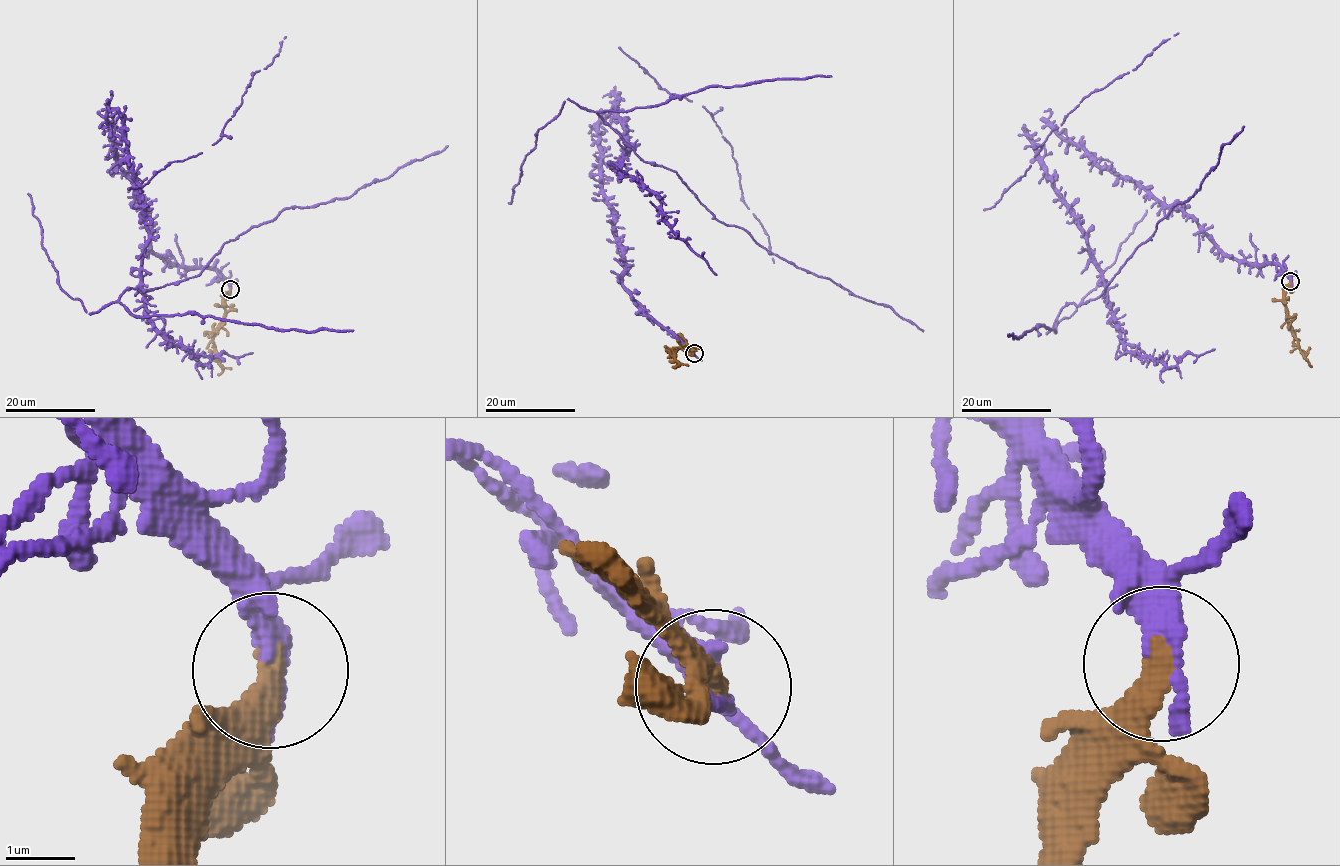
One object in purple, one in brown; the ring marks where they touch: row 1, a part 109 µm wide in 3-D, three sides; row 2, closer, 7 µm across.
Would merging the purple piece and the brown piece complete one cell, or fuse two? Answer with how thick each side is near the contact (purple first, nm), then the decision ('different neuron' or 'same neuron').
220 nm thick on the purple side, 400 nm on the other; same neuron

